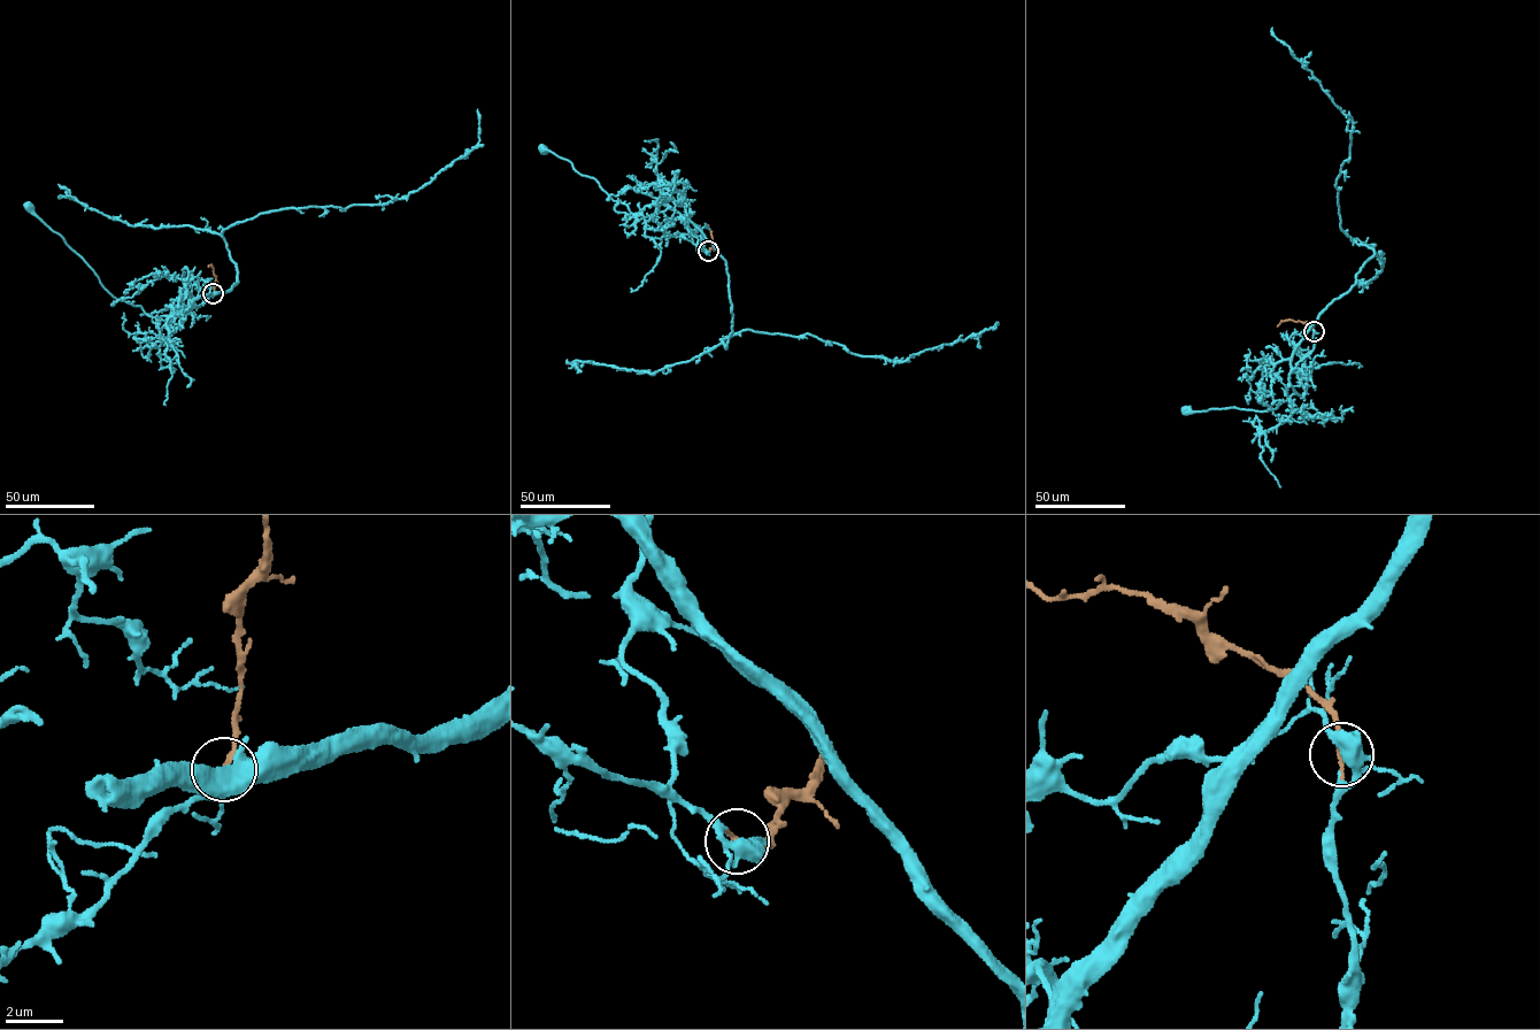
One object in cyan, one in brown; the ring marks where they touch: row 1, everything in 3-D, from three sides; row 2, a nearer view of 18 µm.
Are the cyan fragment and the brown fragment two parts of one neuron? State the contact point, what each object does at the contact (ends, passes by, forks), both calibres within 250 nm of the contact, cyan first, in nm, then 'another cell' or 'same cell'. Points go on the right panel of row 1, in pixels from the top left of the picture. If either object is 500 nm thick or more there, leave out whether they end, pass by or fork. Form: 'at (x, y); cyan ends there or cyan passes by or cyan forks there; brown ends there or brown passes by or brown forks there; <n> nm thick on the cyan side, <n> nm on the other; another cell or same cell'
at (1314, 331); cyan forks there; brown ends there; 400 nm thick on the cyan side, 180 nm on the other; same cell

